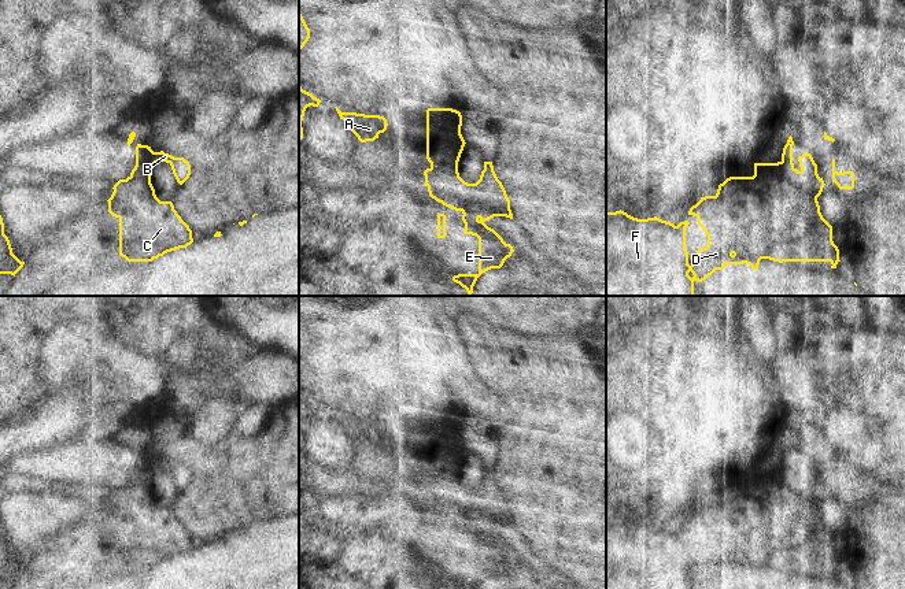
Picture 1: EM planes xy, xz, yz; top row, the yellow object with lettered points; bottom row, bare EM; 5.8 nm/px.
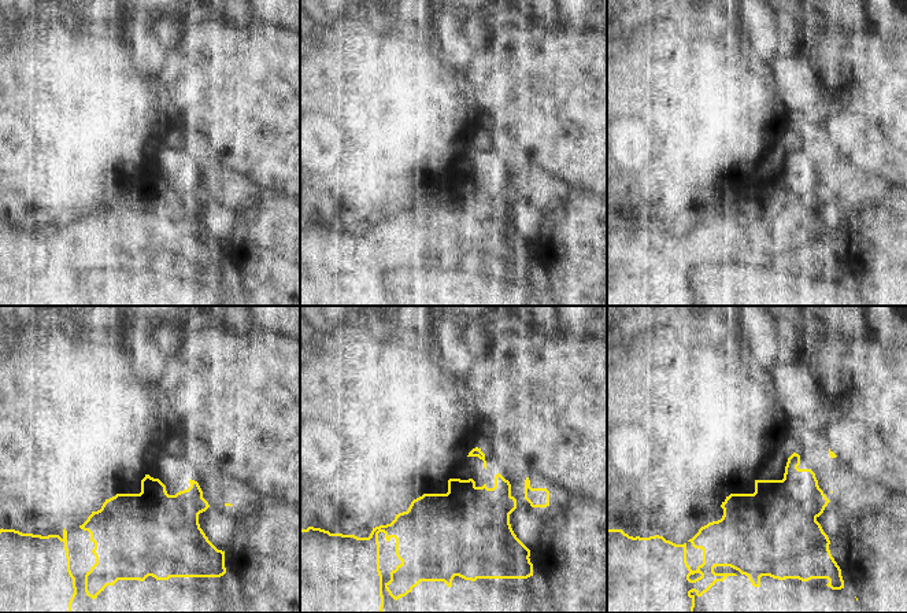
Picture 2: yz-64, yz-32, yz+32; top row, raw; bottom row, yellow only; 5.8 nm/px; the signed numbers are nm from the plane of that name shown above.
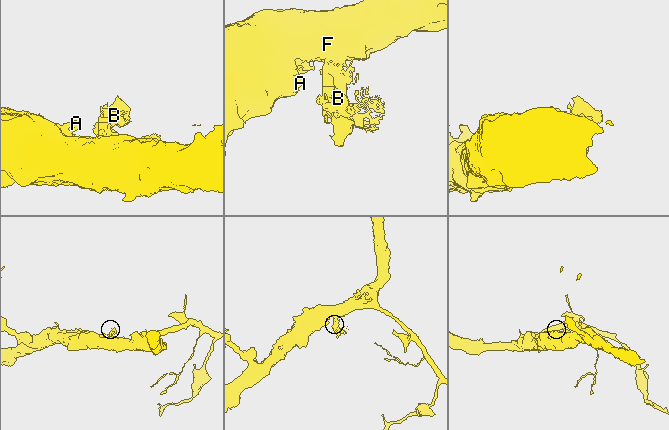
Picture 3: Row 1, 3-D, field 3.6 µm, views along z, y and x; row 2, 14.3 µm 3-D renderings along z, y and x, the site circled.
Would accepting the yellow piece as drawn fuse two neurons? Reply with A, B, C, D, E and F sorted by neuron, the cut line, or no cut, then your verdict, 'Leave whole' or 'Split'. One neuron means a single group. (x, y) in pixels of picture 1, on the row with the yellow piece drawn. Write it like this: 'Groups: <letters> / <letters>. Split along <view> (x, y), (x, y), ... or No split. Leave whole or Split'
Groups: A C D F / B E. Split along yz (782, 160), (782, 174), (802, 192), (816, 199). Split

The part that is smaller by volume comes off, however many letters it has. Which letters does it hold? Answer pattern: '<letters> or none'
B, E

